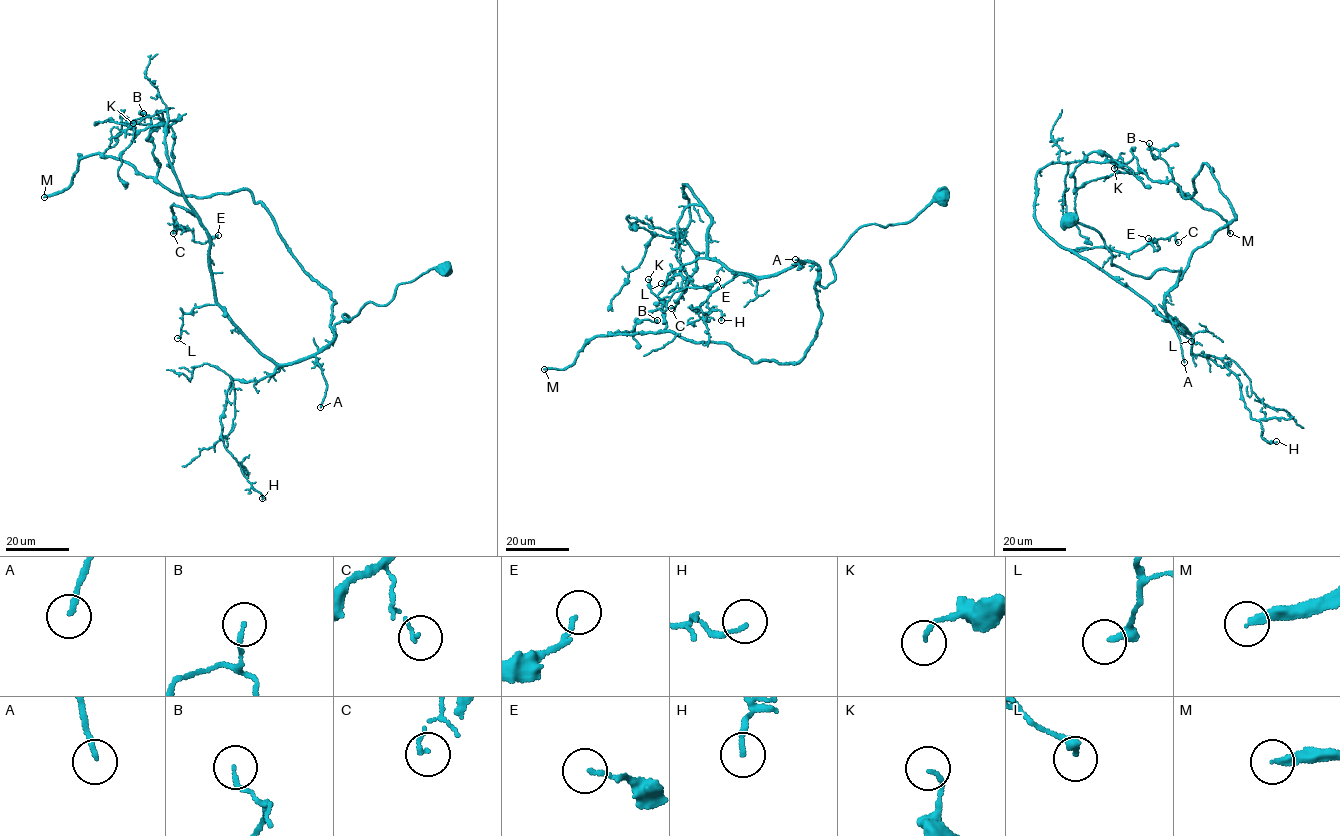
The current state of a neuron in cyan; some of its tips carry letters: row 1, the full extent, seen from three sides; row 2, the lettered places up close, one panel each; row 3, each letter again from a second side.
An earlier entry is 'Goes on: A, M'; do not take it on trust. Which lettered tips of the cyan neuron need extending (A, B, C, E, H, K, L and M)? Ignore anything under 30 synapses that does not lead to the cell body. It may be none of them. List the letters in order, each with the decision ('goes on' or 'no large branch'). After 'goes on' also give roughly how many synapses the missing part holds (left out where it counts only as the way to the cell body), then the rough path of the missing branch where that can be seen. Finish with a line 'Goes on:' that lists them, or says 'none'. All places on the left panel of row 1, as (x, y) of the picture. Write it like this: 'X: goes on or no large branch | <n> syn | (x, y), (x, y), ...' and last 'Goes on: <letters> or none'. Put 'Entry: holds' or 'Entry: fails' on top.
Entry: holds
A: goes on | 35 syn | (320, 407), (325, 481), (333, 498)
B: no large branch
C: no large branch
E: no large branch
H: no large branch
K: no large branch
L: no large branch
M: goes on | 350 syn
Goes on: A, M

